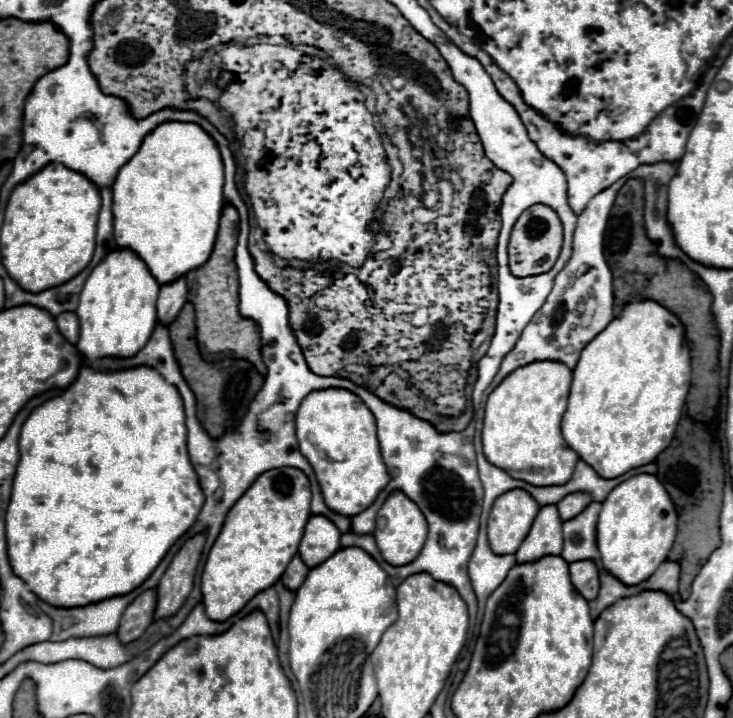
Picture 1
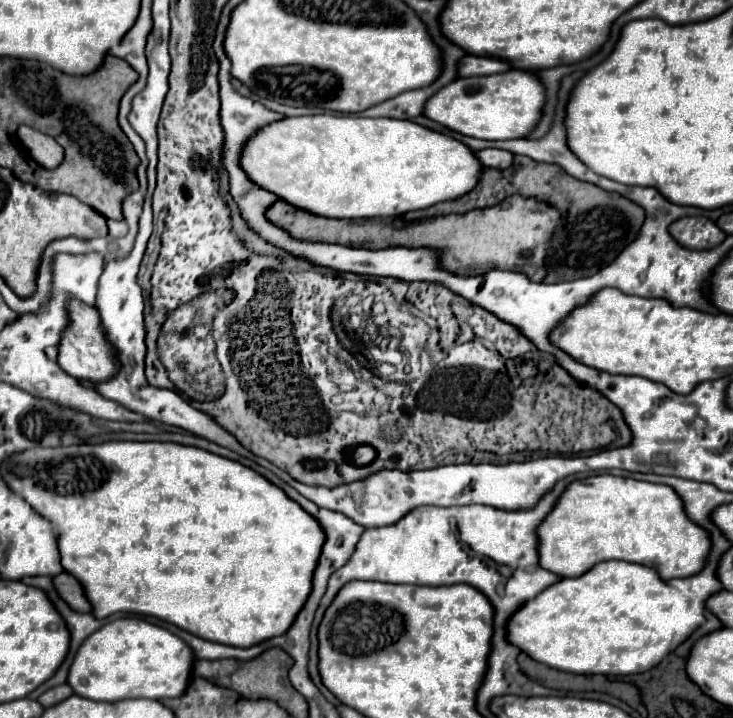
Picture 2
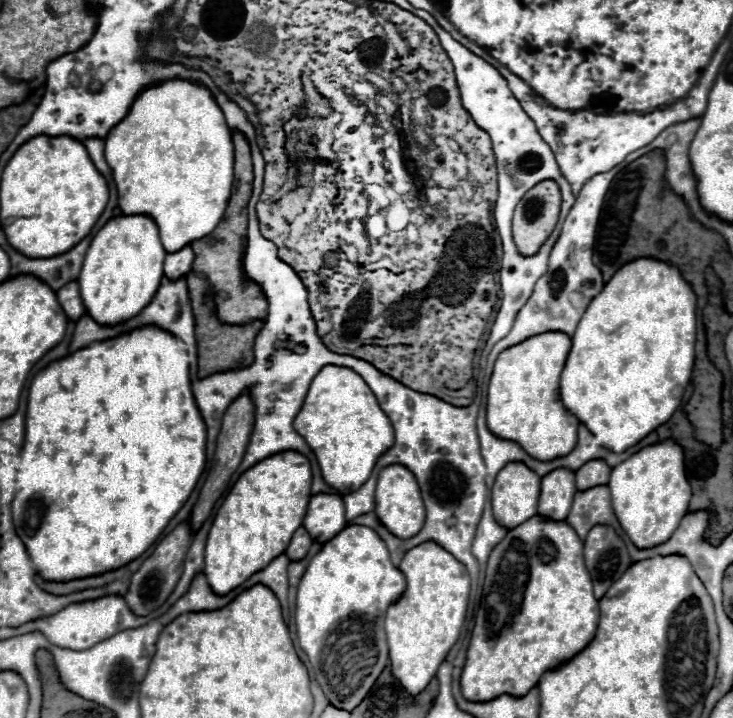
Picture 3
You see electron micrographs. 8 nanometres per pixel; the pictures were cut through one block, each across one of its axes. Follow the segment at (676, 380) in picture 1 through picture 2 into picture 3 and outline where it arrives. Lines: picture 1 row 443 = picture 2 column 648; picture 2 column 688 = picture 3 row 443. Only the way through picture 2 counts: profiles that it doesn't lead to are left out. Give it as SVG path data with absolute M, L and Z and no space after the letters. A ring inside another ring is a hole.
M636 258L628 264L624 264L606 284L604 288L592 298L592 302L588 304L584 316L580 318L580 324L576 326L576 332L572 336L572 348L568 352L568 362L564 364L564 372L560 376L560 396L562 396L562 404L568 406L582 424L586 424L586 428L600 438L602 446L610 448L612 452L624 452L626 448L634 446L636 442L640 442L646 434L650 434L652 430L656 430L660 424L664 424L680 406L682 402L682 394L684 388L690 382L690 374L692 374L692 366L695 360L695 342L696 342L696 310L697 296L692 290L692 286L682 278L678 266L670 264L670 262L662 262L656 258Z

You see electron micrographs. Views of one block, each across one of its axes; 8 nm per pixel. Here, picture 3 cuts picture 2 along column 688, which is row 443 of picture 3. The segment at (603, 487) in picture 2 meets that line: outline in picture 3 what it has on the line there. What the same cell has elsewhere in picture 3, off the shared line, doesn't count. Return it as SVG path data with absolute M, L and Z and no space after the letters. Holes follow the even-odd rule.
M542 332L500 352L488 384L486 424L504 440L518 442L532 458L552 460L572 452L578 440L580 420L560 400L560 374L570 352L570 336Z

